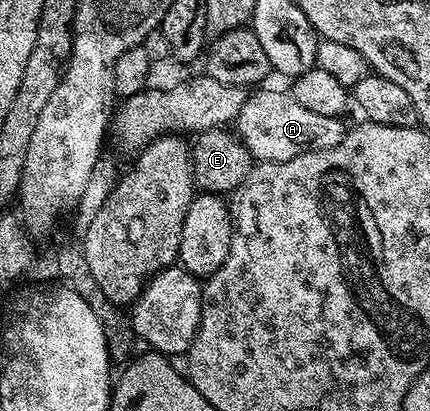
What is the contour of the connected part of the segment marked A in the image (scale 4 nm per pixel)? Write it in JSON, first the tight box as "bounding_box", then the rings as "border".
{"bounding_box":[234,89,346,163],"border":[[[264,89],[253,90],[245,98],[242,109],[234,120],[235,134],[240,136],[253,160],[266,163],[290,161],[290,157],[326,149],[342,141],[346,124],[341,116],[322,117],[322,113],[313,113],[312,110],[298,105],[298,101],[294,101],[291,94],[260,90]]]}

